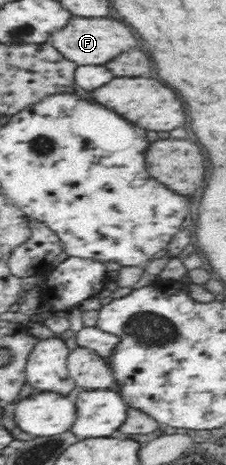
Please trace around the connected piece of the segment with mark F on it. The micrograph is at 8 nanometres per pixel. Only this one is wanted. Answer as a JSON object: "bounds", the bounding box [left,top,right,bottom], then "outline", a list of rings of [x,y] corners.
{"bounds":[49,18,137,66],"outline":[[[71,18],[69,28],[60,28],[60,30],[61,32],[52,32],[49,43],[63,57],[77,66],[87,64],[101,66],[101,64],[107,64],[109,60],[113,60],[117,54],[125,52],[127,48],[137,46],[137,38],[133,36],[131,28],[127,28],[125,24],[111,20],[111,18],[97,18],[97,20],[93,20],[93,18]]]}

